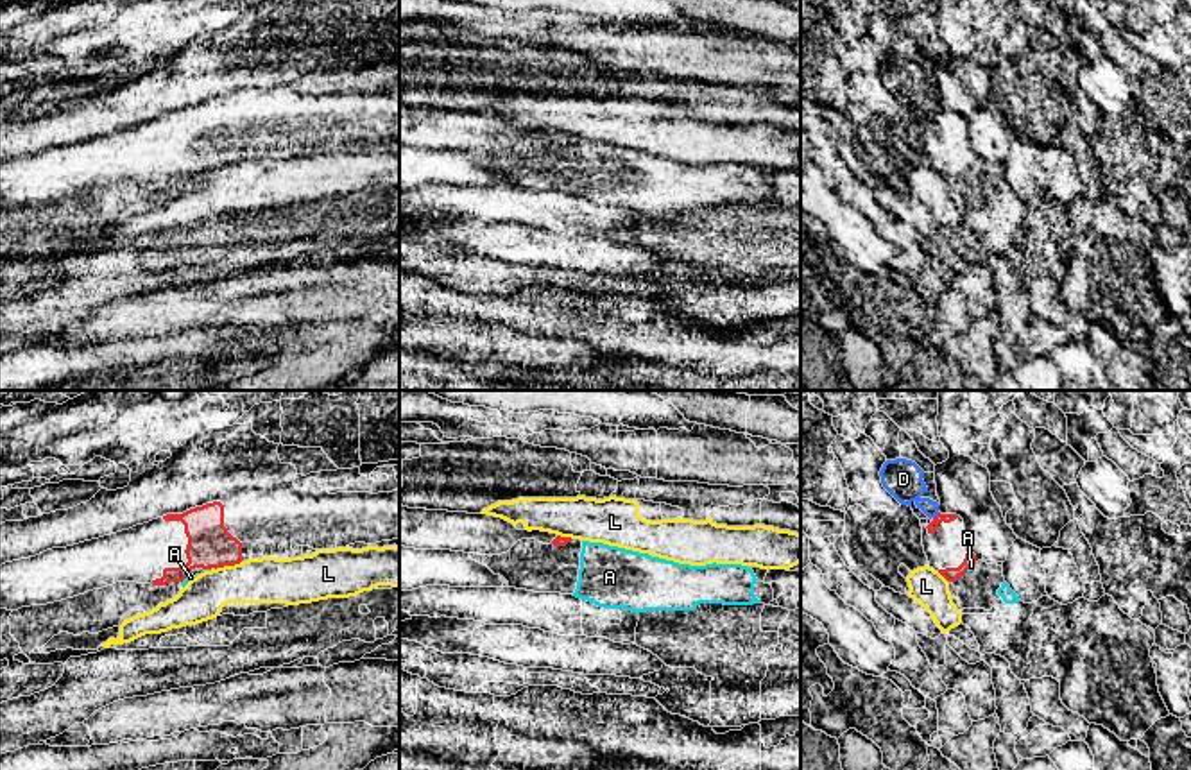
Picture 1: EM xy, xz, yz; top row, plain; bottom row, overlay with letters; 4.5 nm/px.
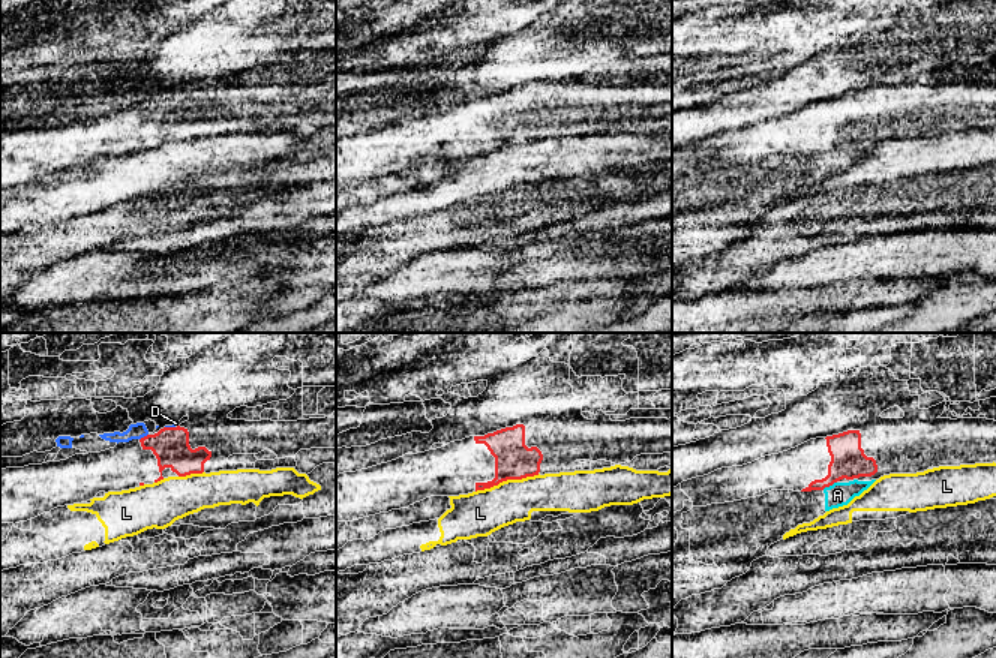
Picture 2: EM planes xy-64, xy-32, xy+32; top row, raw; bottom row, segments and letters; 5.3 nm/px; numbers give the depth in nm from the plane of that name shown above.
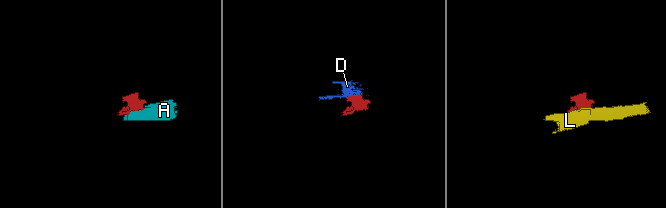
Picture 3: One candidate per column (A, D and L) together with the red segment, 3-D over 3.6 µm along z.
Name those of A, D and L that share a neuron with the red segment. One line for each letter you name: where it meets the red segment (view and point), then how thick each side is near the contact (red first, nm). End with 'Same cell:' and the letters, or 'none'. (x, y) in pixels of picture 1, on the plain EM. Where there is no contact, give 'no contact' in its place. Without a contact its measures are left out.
Same cell: none

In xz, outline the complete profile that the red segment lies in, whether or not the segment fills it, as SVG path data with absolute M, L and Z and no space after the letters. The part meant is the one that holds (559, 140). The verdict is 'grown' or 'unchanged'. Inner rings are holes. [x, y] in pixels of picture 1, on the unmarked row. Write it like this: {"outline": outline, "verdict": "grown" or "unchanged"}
{"outline": "M399 102L399 145L405 147L501 154L521 138L553 145L571 140L550 131L518 129L512 122L487 113L408 107Z", "verdict": "grown"}

